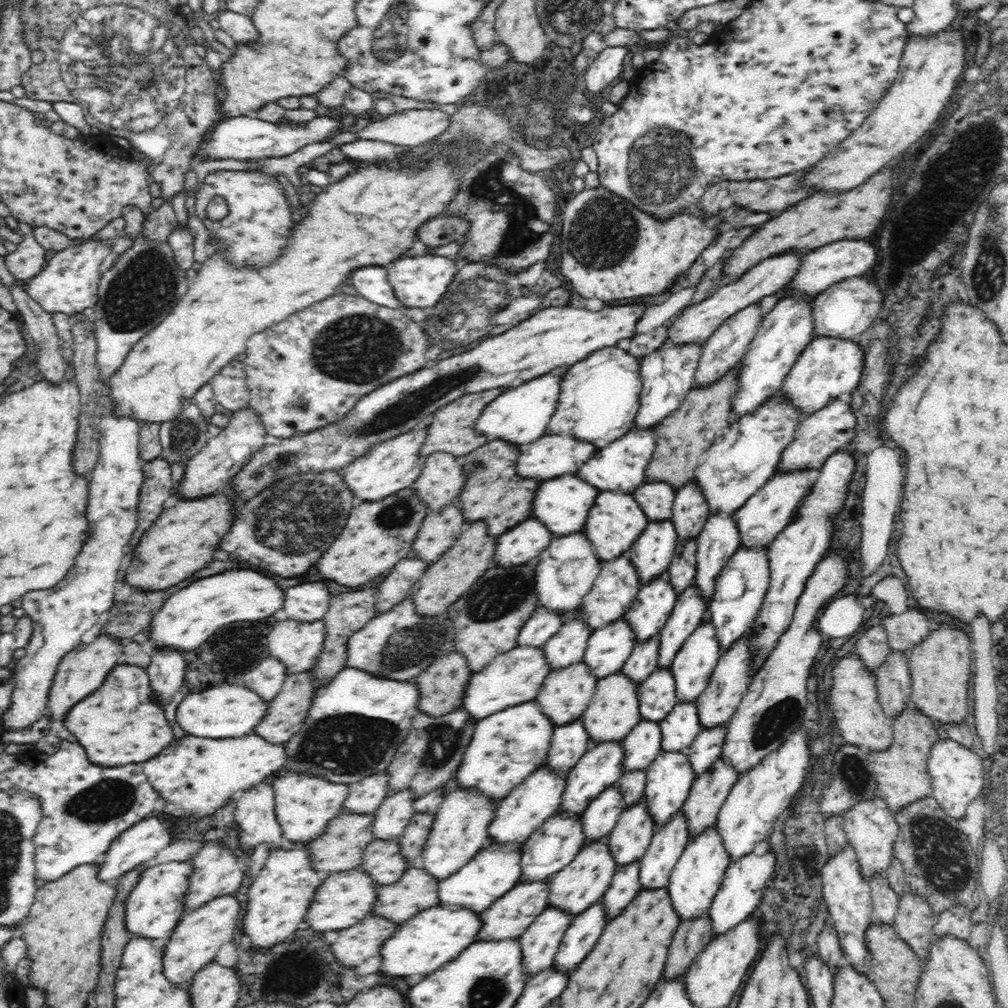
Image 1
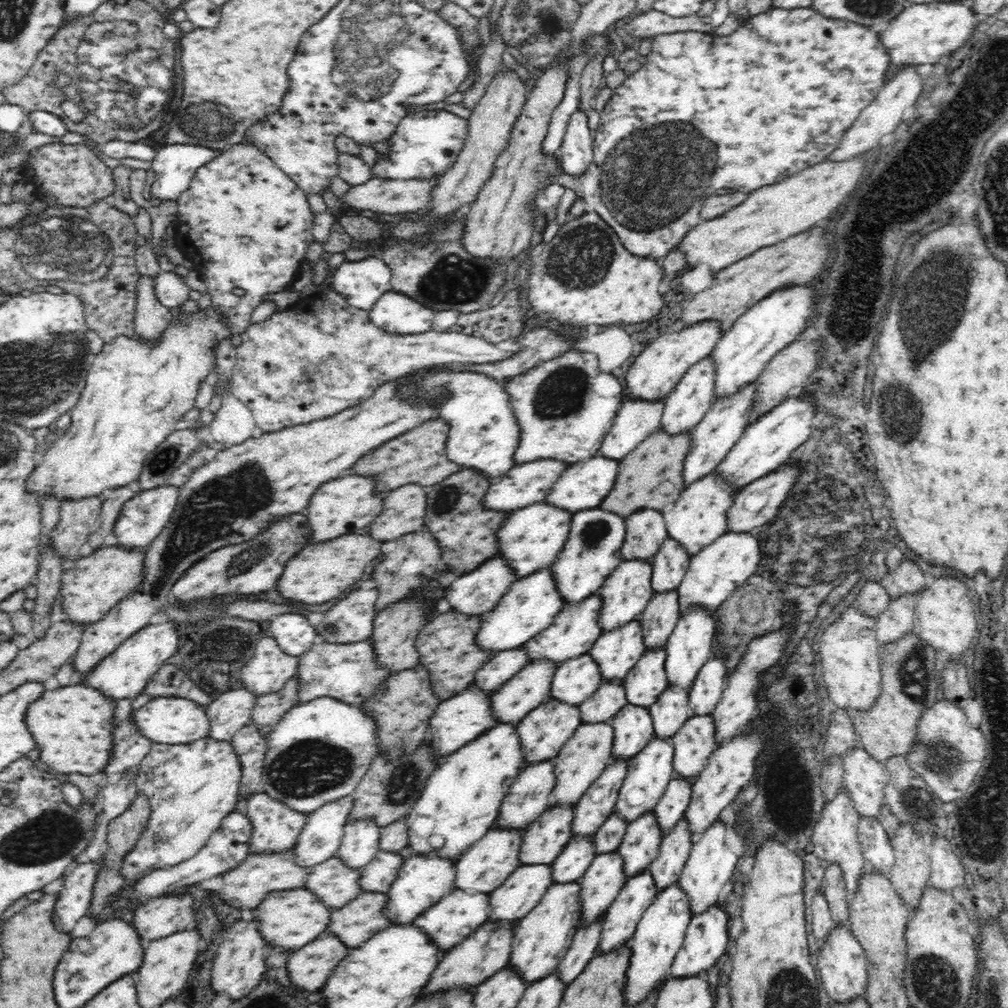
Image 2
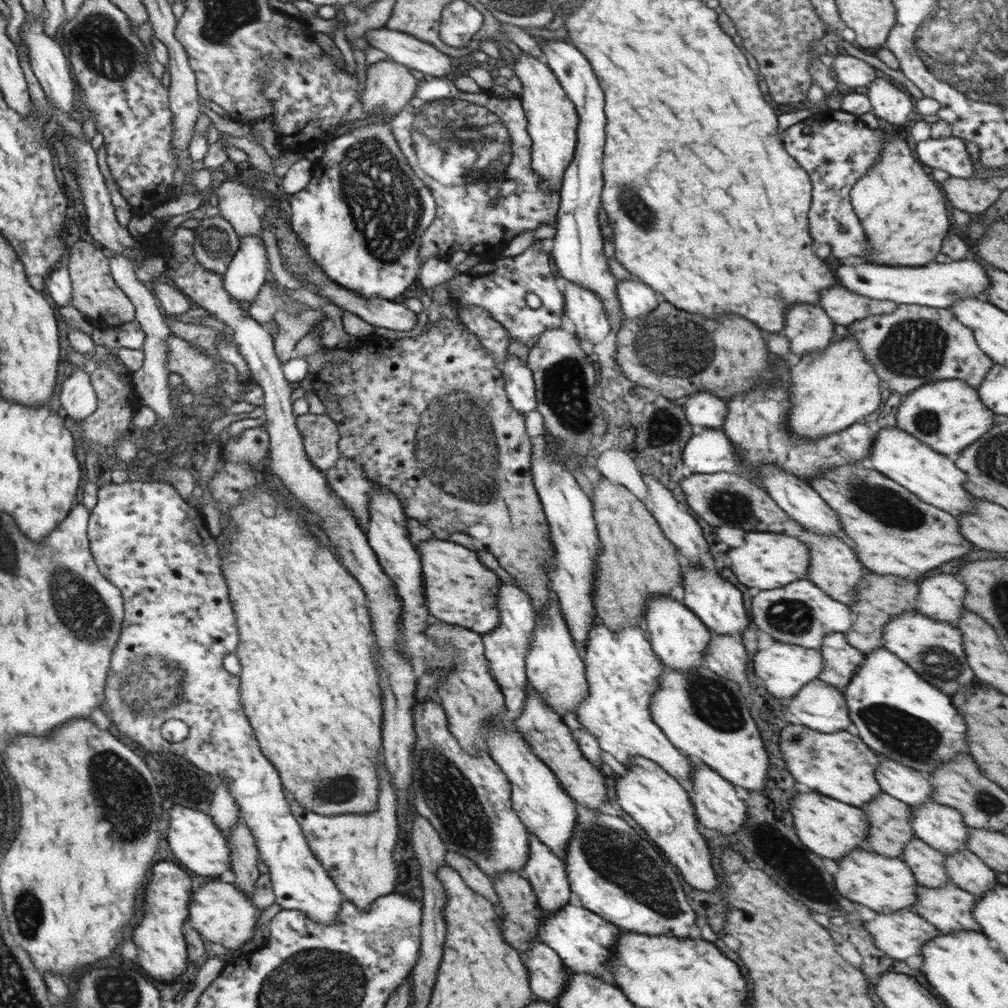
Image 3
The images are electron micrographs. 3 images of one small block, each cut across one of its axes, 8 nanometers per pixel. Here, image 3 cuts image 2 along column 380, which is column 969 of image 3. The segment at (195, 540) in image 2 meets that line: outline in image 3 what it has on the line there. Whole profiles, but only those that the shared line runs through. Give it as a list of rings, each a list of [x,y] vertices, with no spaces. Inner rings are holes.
[[[946,380],[920,386],[918,390],[905,396],[898,407],[896,427],[936,452],[953,458],[982,434],[990,432],[995,424],[995,416],[979,399],[977,390],[963,381]]]

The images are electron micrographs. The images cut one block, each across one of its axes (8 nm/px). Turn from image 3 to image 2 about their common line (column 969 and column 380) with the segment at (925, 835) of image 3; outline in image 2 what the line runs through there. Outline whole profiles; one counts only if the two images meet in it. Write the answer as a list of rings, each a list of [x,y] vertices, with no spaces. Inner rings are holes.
[[[372,818],[349,822],[345,826],[337,857],[347,866],[361,870],[379,852],[380,834],[381,828]]]

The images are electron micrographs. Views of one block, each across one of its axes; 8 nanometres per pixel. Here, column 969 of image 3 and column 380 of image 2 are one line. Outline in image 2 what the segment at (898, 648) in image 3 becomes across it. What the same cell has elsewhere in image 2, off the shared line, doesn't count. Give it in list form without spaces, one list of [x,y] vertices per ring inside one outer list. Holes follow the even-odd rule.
[[[370,638],[353,643],[329,643],[318,640],[308,652],[299,657],[296,677],[300,681],[300,690],[296,704],[307,703],[318,697],[332,697],[359,706],[394,673],[378,663],[374,643]]]

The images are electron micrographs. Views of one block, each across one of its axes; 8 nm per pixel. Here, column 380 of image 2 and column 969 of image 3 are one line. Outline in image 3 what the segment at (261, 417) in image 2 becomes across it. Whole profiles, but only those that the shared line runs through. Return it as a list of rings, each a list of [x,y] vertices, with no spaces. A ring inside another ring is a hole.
[[[897,305],[896,310],[891,312],[890,314],[876,314],[870,315],[866,318],[859,318],[855,320],[850,326],[850,332],[854,333],[858,344],[861,346],[860,350],[862,350],[864,354],[864,358],[866,358],[866,362],[870,364],[872,368],[874,368],[874,374],[880,378],[881,382],[881,390],[890,390],[892,393],[896,392],[896,394],[900,394],[903,397],[908,396],[910,392],[914,392],[914,390],[918,390],[920,386],[926,386],[926,384],[932,384],[932,382],[940,382],[946,380],[959,380],[966,382],[966,385],[970,386],[970,388],[974,388],[974,390],[980,390],[982,386],[982,382],[985,381],[986,374],[989,374],[992,366],[994,366],[994,362],[982,352],[980,347],[977,345],[976,339],[974,338],[974,333],[970,328],[964,326],[954,315],[953,311],[943,308],[934,308],[930,306],[922,306],[922,305]]]

